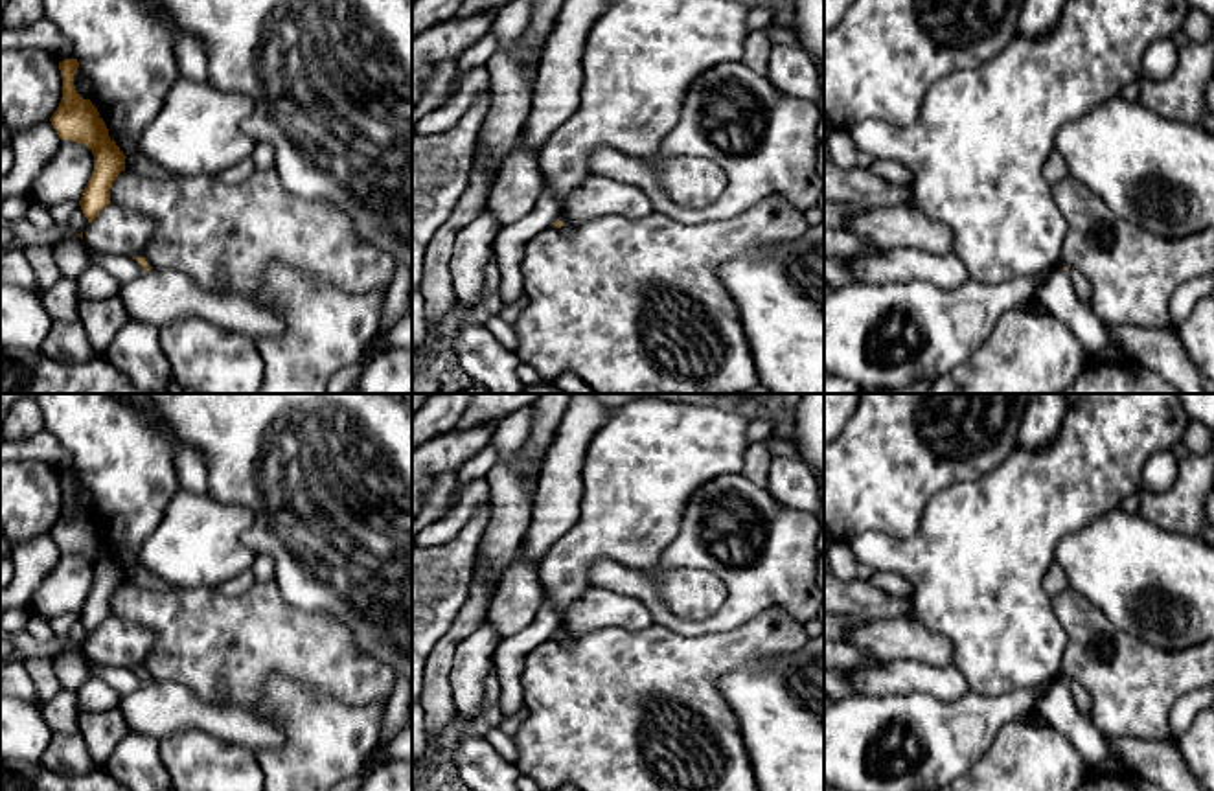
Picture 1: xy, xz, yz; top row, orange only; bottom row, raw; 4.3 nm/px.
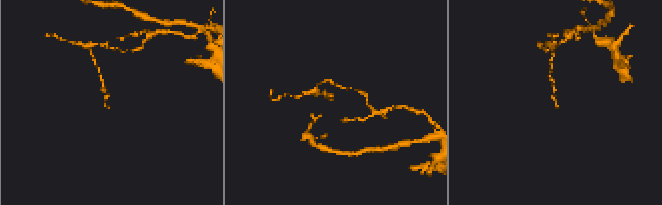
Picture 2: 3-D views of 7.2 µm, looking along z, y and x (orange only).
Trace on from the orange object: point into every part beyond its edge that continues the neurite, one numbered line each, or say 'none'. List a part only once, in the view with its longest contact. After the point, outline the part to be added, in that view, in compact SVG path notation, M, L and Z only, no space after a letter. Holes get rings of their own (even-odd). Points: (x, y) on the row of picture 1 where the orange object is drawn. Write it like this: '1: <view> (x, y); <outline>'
none

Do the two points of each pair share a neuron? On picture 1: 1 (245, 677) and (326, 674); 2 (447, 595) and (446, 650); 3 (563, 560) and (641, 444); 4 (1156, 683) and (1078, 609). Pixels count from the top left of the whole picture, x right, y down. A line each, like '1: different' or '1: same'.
1: same
2: different
3: same
4: same

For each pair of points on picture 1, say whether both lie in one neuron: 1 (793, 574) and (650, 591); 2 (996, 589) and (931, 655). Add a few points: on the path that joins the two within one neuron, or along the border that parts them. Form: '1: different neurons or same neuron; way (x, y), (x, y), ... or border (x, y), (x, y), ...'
1: same neuron; way (755, 571), (725, 571), (712, 558), (677, 558)
2: different neurons; border (911, 613), (916, 624), (948, 639), (953, 663)

